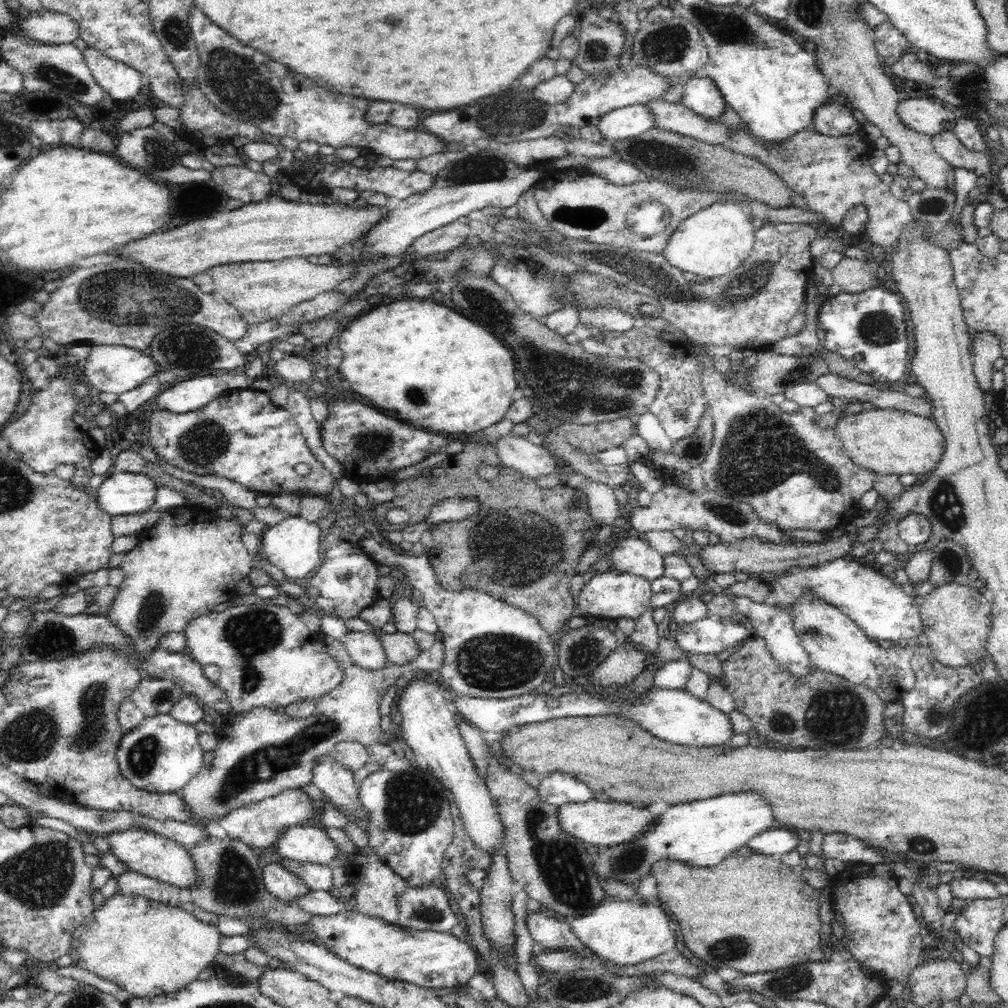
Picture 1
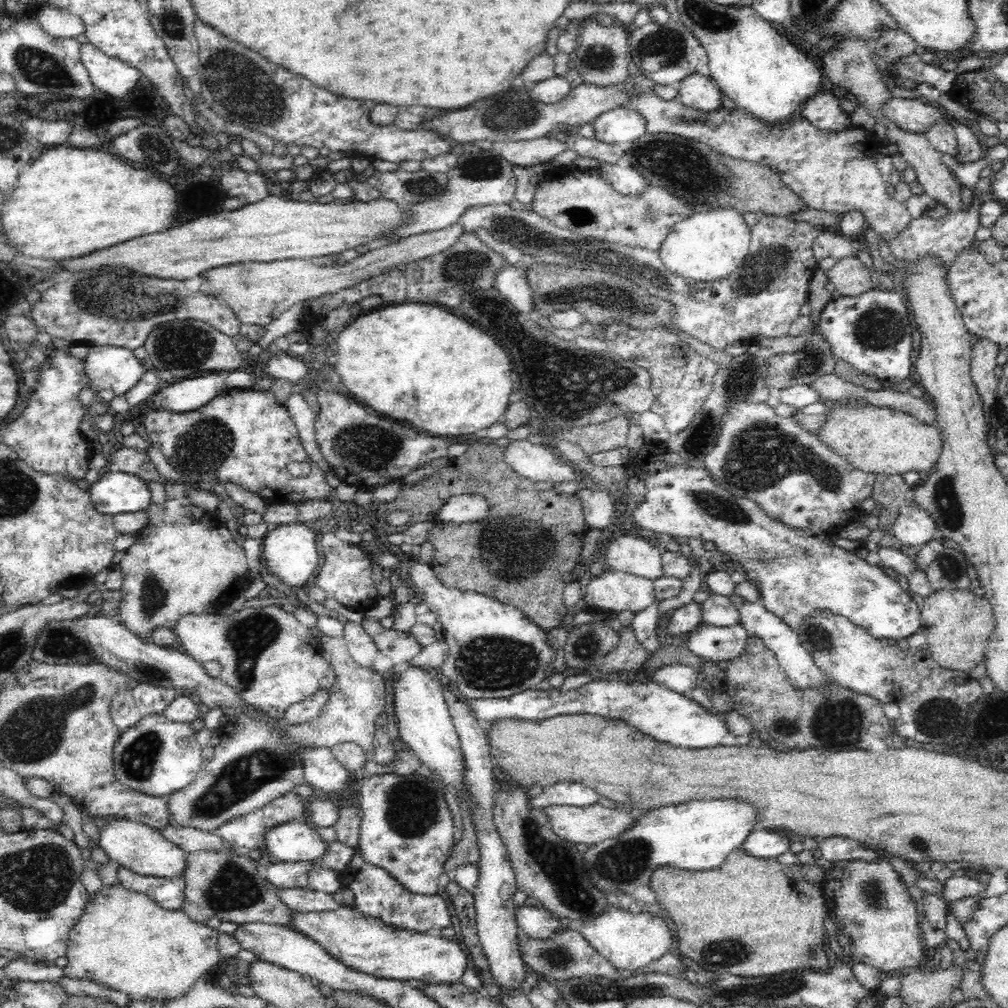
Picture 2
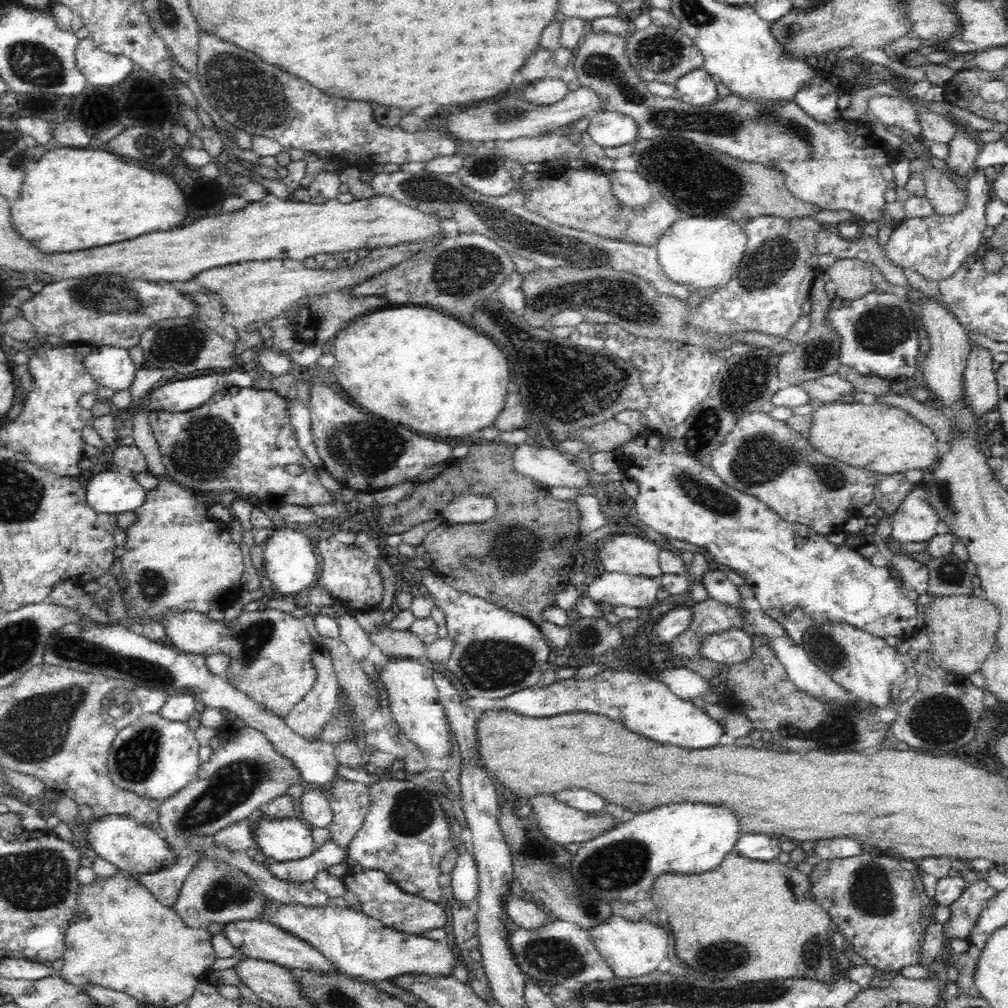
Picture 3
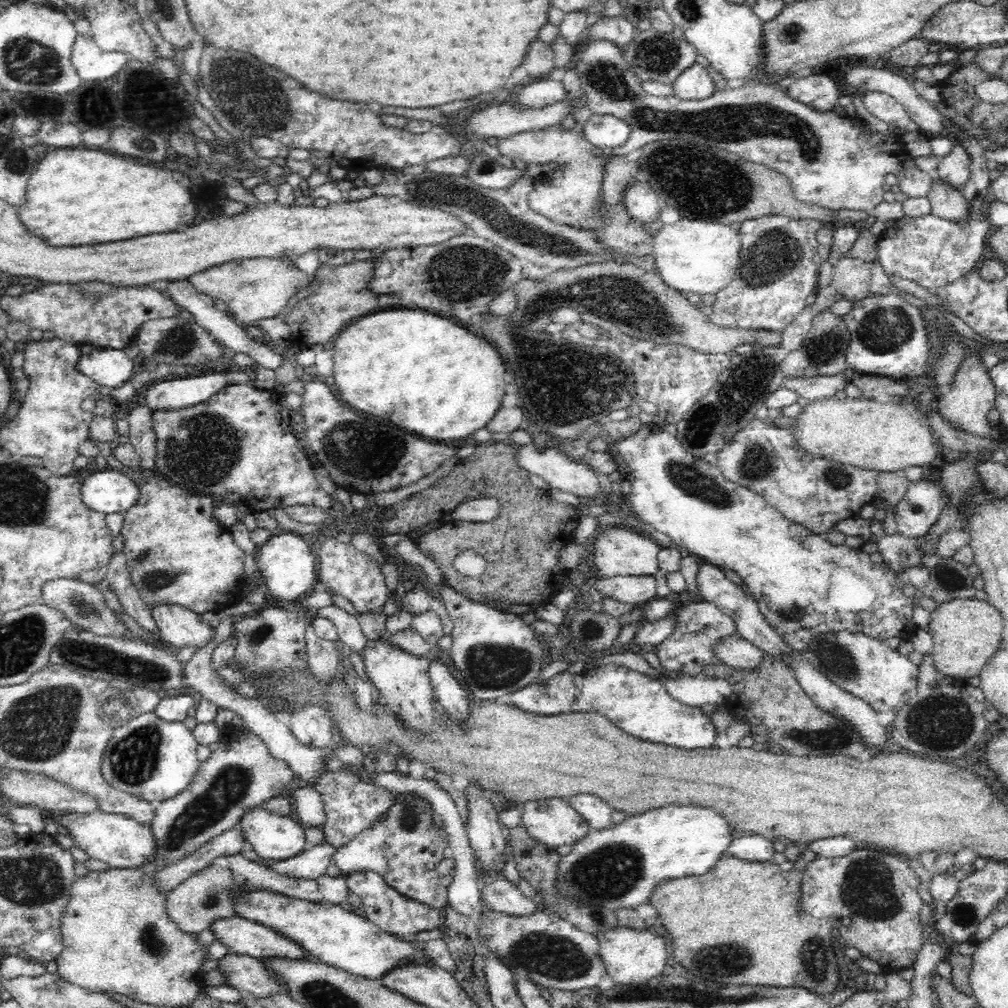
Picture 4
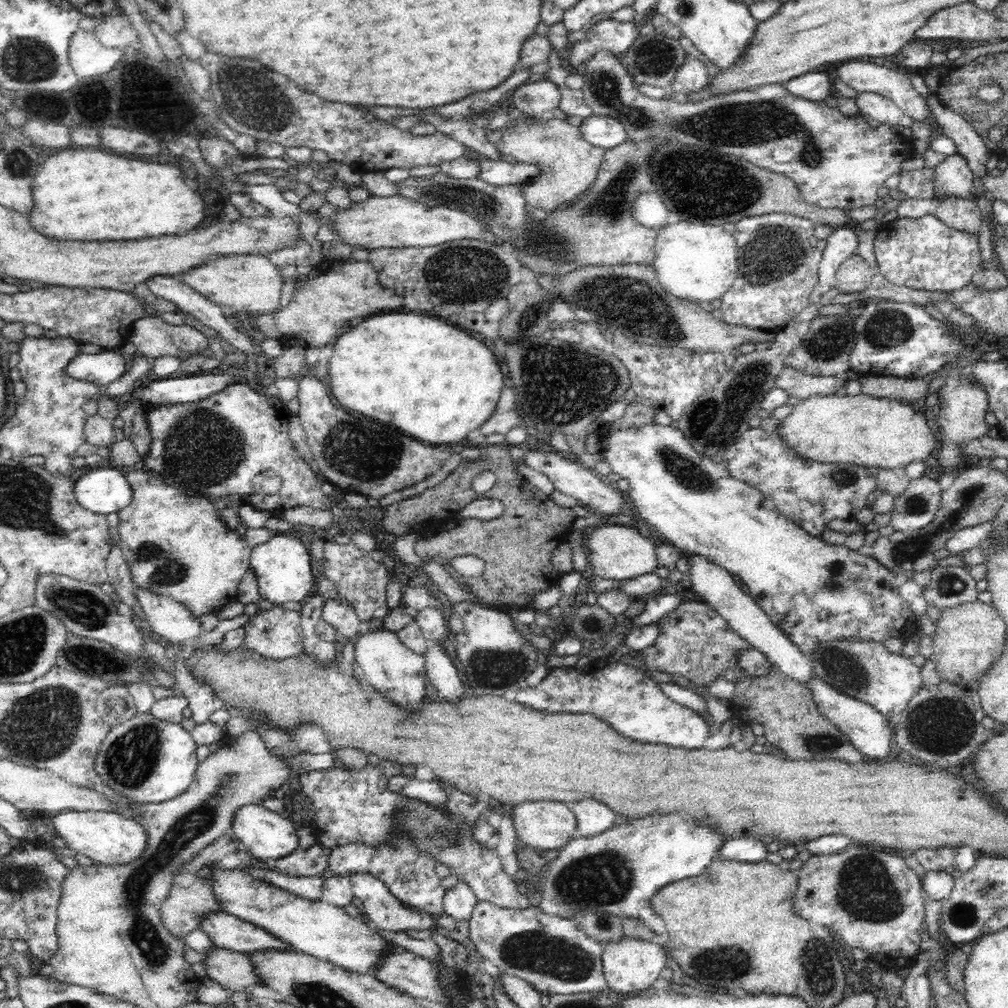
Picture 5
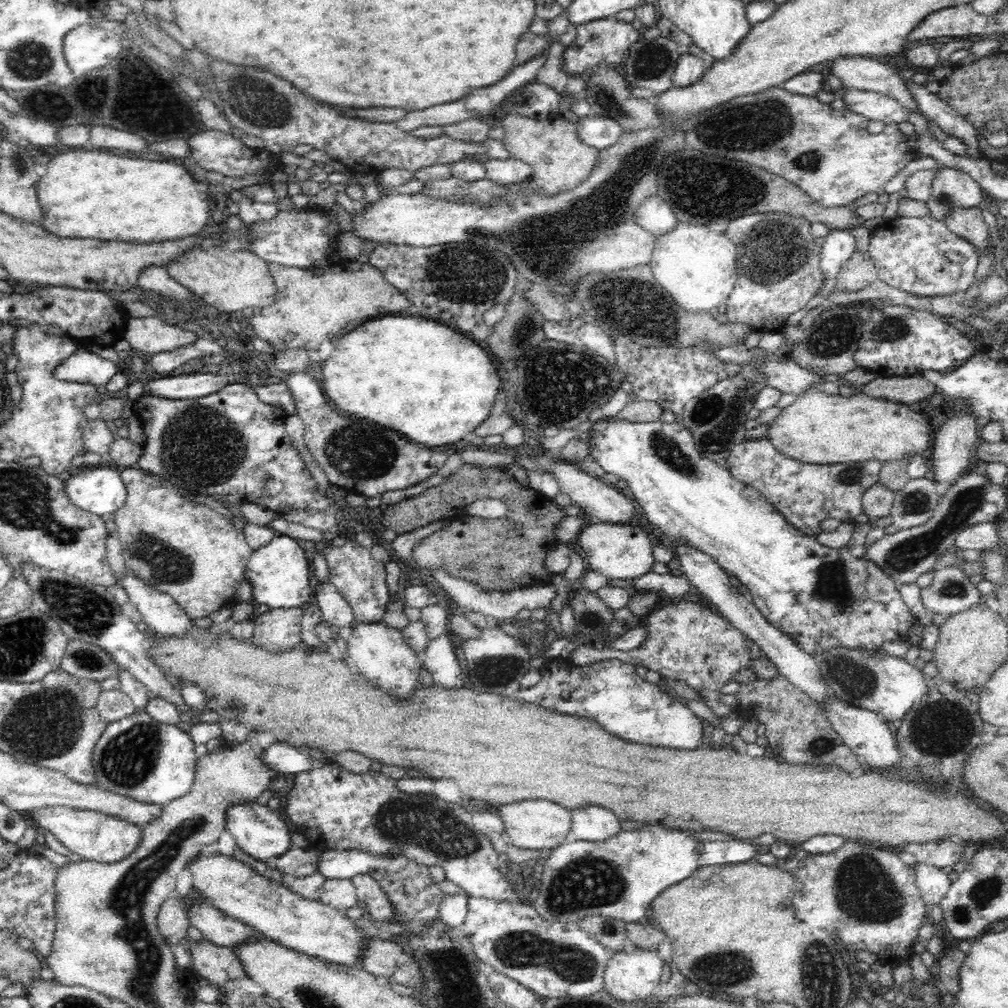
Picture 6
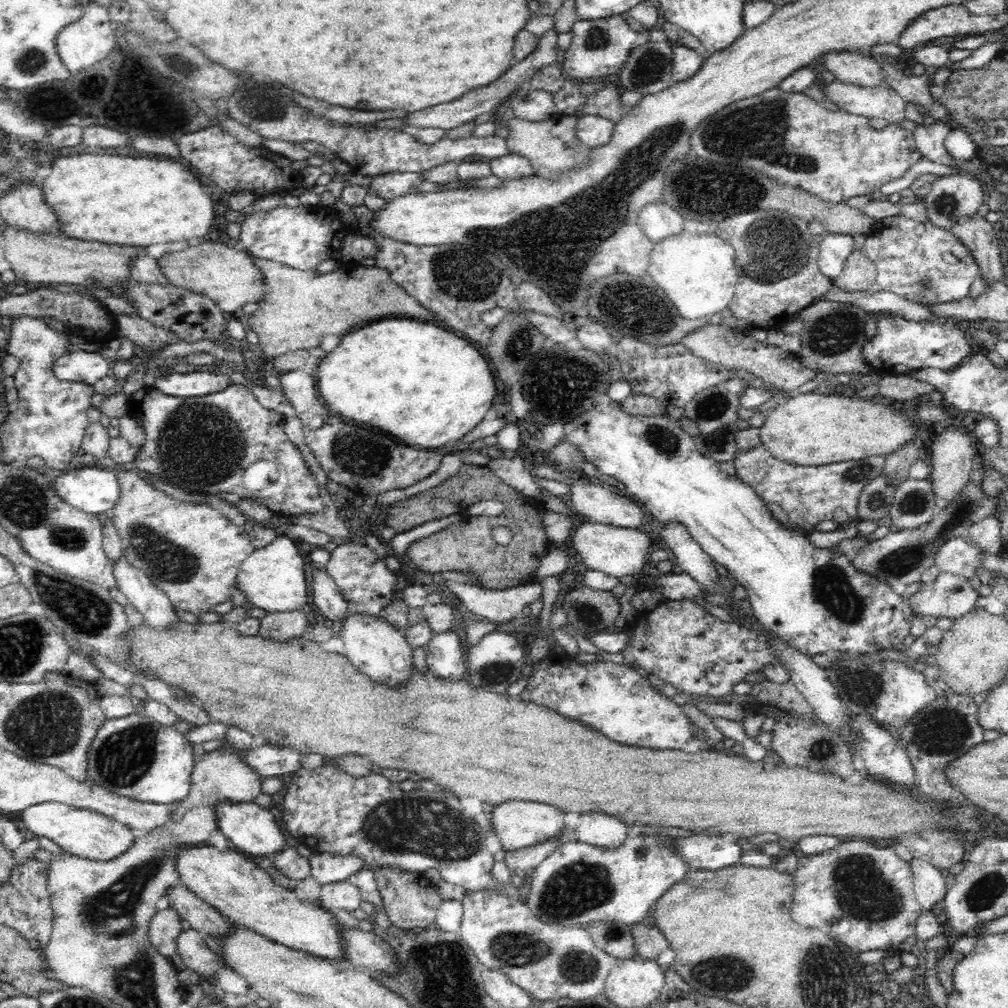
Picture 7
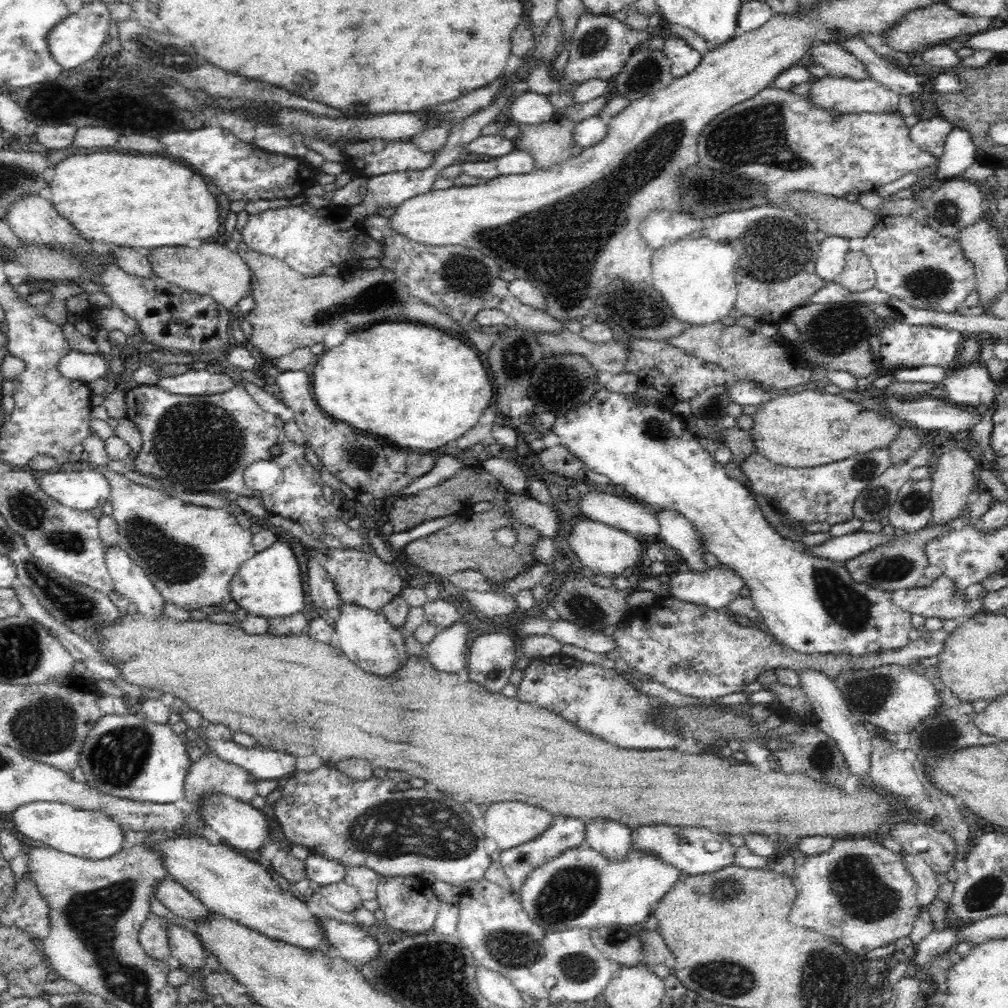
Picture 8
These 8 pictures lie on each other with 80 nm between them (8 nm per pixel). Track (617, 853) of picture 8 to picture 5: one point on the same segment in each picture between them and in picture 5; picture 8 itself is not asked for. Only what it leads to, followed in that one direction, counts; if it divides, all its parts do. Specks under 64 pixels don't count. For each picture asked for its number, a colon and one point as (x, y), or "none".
5: (593, 818)
6: (592, 824)
7: (597, 829)

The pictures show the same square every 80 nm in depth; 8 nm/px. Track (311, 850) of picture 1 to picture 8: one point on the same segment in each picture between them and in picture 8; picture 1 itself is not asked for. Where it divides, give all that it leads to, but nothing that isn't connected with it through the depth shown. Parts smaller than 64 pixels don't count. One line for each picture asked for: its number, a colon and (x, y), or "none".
2: (296, 841)
3: (286, 839)
4: (273, 837)
5: (267, 836)
6: (257, 831)
7: (248, 826)
8: (240, 824)

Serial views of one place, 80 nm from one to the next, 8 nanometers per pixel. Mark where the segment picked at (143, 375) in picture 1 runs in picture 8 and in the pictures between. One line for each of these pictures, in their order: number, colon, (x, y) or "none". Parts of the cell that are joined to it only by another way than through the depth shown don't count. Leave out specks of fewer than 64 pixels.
2: (115, 368)
3: (112, 367)
4: (110, 367)
5: (102, 368)
6: (84, 366)
7: (80, 366)
8: (78, 367)

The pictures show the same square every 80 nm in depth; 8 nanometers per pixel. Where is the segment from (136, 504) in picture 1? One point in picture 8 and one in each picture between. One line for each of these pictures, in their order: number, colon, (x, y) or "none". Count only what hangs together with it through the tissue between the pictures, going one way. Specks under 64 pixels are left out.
2: (113, 493)
3: (112, 492)
4: (106, 491)
5: (103, 490)
6: (99, 490)
7: (94, 489)
8: (83, 490)

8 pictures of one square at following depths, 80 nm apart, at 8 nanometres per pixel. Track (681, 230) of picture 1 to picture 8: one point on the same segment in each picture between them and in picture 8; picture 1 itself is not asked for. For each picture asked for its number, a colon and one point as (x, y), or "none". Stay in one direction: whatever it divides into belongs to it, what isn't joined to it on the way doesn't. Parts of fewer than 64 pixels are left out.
2: (710, 245)
3: (704, 252)
4: (695, 256)
5: (697, 262)
6: (698, 266)
7: (698, 272)
8: (697, 277)

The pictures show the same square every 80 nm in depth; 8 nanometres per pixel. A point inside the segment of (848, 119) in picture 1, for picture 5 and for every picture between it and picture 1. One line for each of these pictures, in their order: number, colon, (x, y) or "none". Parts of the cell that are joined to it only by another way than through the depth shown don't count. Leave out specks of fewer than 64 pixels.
2: (824, 111)
3: (820, 100)
4: (817, 91)
5: (814, 86)

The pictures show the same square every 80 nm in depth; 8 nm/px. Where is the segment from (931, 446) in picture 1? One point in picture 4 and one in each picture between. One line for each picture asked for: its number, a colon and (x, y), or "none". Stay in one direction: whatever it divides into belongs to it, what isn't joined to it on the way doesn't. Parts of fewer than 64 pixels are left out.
2: (880, 440)
3: (878, 437)
4: (865, 433)

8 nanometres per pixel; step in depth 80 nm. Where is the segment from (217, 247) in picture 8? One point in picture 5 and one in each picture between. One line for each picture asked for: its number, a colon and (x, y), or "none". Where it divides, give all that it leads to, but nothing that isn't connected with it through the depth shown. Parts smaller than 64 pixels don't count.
5: (239, 283)
6: (230, 280)
7: (229, 277)

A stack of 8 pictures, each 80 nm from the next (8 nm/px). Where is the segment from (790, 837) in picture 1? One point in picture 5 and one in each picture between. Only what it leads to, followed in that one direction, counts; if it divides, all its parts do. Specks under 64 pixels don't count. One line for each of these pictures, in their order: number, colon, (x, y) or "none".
2: (763, 843)
3: (763, 847)
4: (752, 848)
5: (750, 849)

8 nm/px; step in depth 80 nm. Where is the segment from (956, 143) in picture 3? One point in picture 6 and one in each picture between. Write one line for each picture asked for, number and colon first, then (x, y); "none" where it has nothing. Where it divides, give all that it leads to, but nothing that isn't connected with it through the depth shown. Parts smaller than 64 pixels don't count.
4: (955, 169)
5: (953, 177)
6: (952, 187)

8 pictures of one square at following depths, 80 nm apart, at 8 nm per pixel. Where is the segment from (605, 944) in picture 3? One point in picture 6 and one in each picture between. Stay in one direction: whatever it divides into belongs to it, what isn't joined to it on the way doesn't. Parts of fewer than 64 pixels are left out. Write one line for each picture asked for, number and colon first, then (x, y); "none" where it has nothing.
4: (630, 957)
5: (630, 966)
6: (630, 977)

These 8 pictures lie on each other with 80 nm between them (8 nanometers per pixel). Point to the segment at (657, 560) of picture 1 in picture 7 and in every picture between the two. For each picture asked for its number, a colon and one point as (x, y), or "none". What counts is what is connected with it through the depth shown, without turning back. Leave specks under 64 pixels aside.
2: (635, 555)
3: (624, 553)
4: (617, 551)
5: (617, 552)
6: (618, 551)
7: (617, 551)

